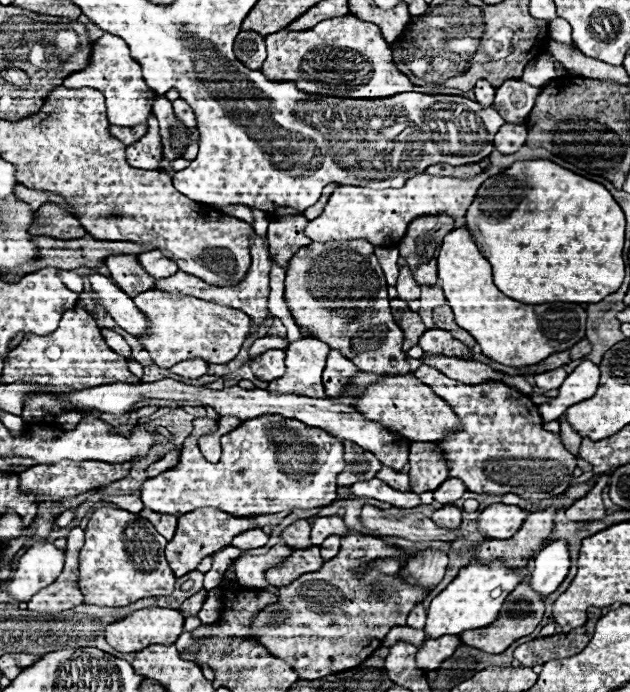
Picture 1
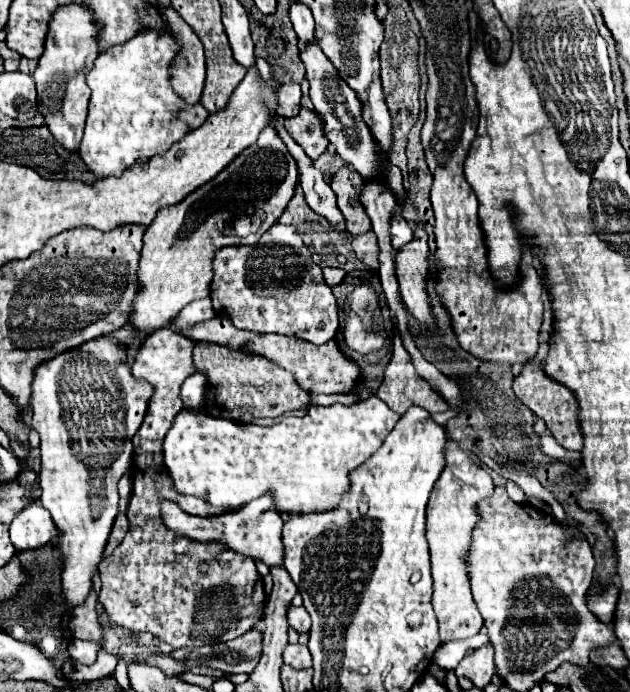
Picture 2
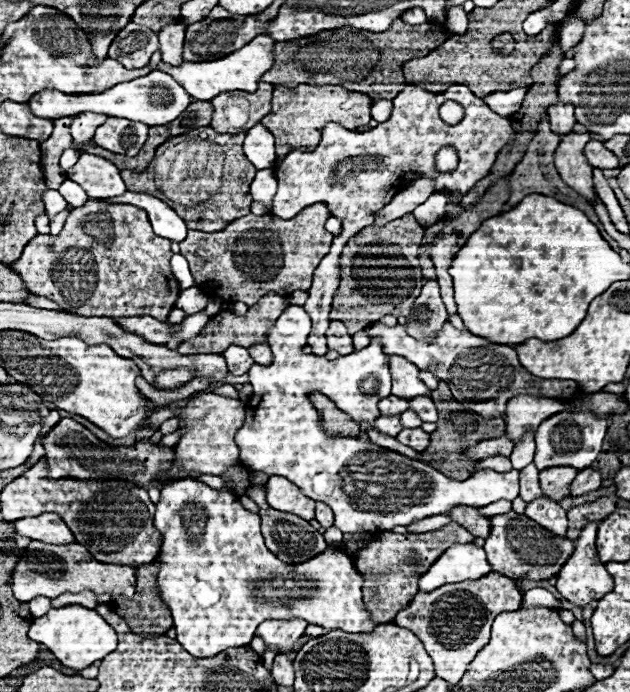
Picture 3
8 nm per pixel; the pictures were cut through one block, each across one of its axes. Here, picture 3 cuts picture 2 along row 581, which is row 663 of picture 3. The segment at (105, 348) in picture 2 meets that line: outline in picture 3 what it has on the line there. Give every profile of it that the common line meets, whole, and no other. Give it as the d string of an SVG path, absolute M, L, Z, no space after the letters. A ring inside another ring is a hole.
M62 606L62 608L52 608L48 614L42 618L36 618L30 626L28 636L40 644L44 644L66 668L72 668L76 672L92 666L94 662L102 660L106 654L116 650L116 632L112 626L104 622L100 614L94 610L88 610L84 606Z

